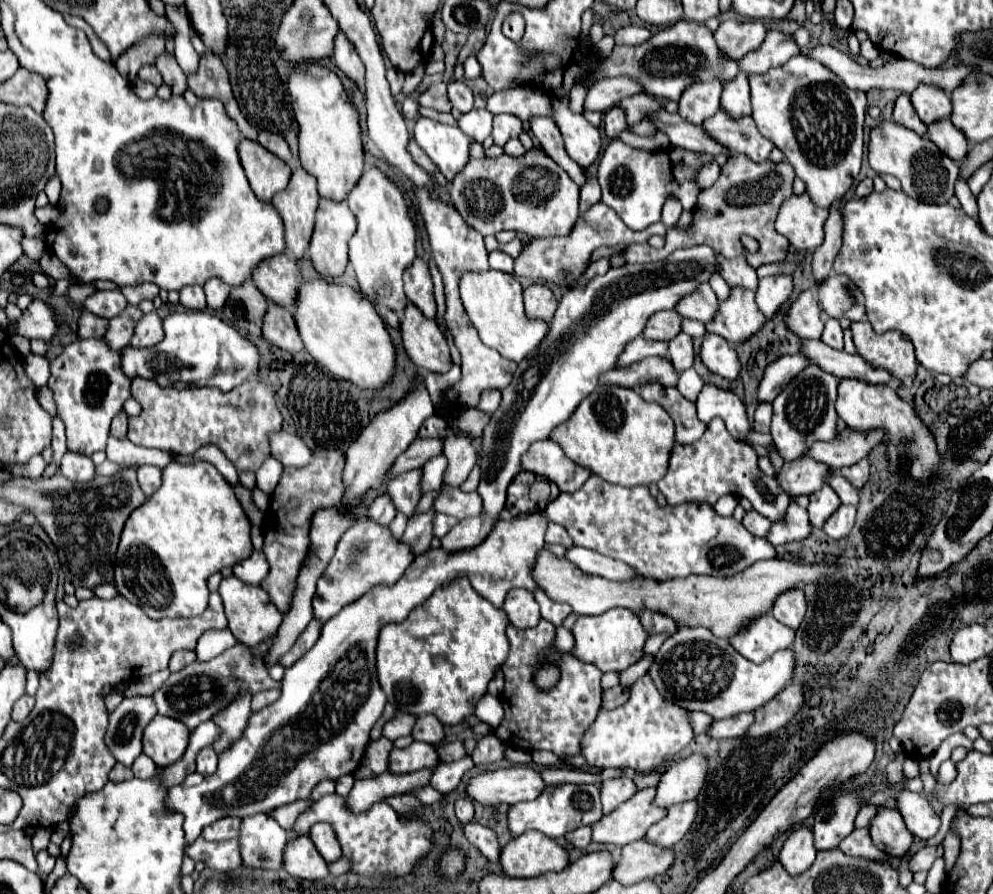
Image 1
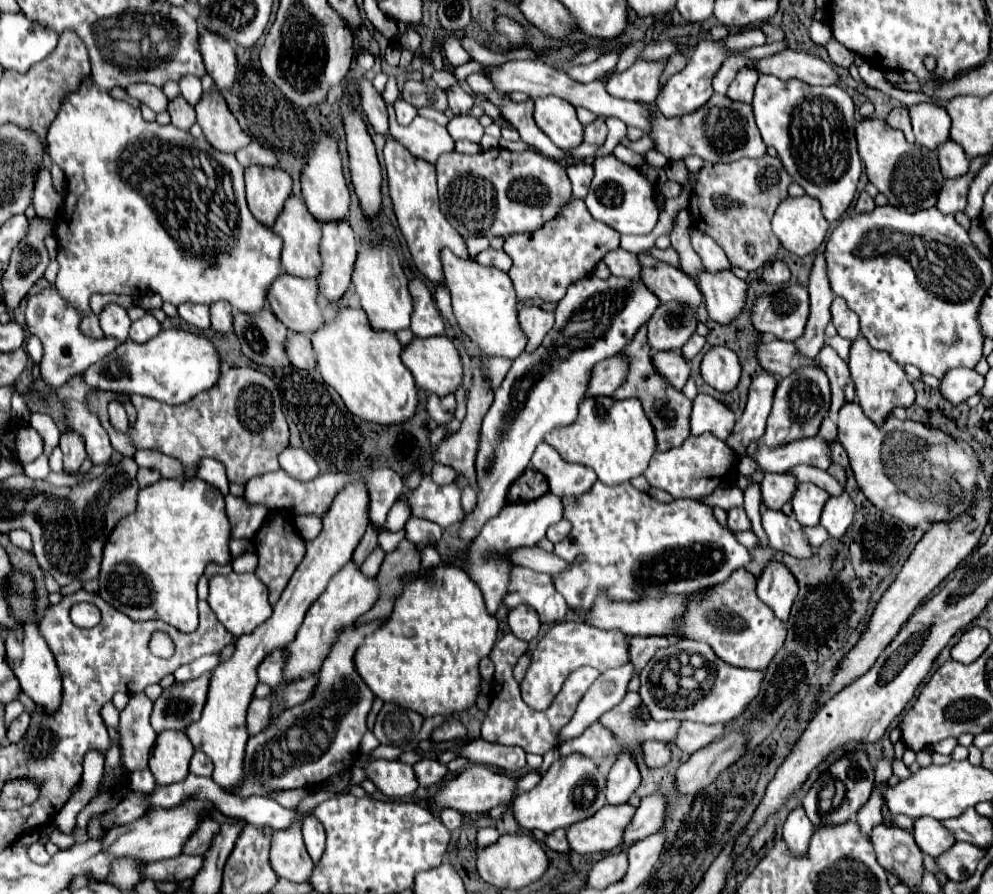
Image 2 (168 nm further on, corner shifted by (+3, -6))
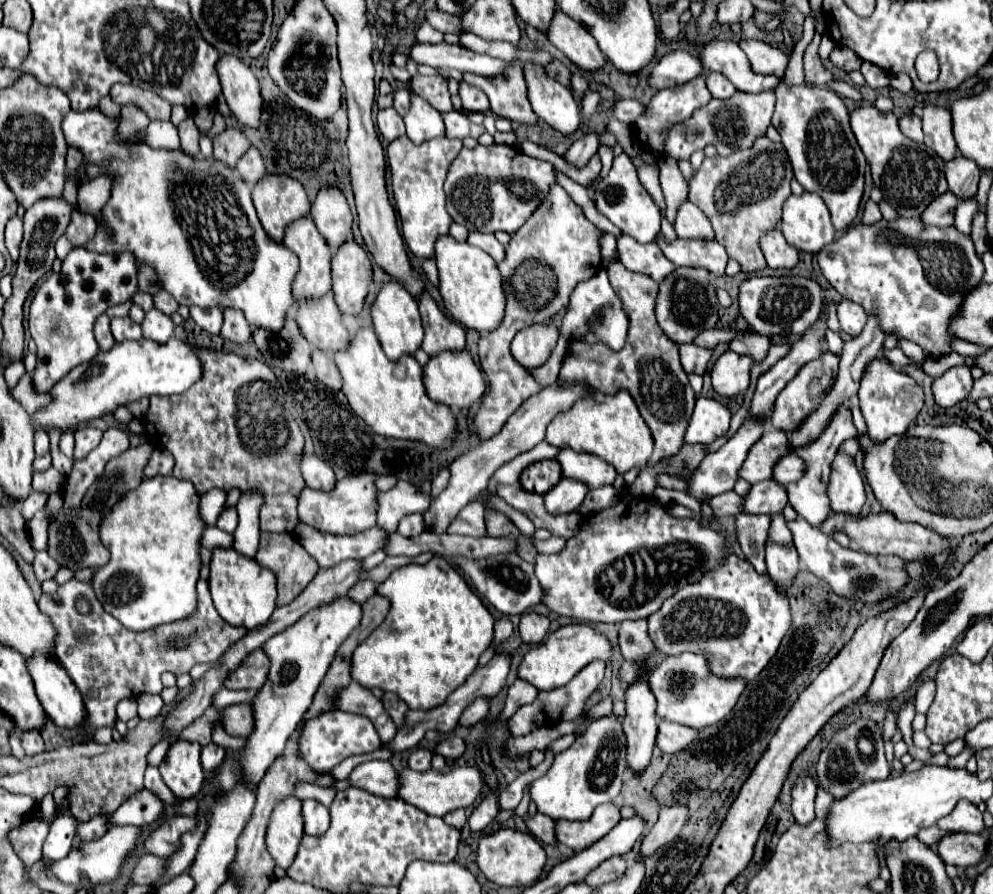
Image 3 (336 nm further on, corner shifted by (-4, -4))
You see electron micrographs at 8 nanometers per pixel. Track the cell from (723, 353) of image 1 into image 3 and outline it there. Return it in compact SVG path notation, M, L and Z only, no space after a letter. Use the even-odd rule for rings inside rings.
M725 351L715 361L711 371L713 389L723 397L735 397L745 393L749 387L751 365L753 365L753 359L747 359L733 351Z

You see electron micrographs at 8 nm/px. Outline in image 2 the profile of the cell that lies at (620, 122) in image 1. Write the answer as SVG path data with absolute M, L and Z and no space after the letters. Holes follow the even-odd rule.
M600 117L594 123L584 125L584 141L586 143L602 145L606 141L606 135L608 135L608 127L606 127L604 119L600 119Z

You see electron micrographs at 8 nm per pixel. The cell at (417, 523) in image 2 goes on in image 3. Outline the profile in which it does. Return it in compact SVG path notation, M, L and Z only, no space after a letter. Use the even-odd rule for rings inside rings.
M407 515L399 521L397 531L405 537L415 537L419 533L423 533L423 517L421 515Z

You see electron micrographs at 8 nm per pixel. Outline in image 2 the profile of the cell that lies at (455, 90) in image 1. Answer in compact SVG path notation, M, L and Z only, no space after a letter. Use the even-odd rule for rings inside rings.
M460 85L450 87L450 89L446 91L446 95L448 95L448 107L452 109L454 115L464 115L464 113L468 113L470 107L474 105L474 97L472 97L466 89L462 89Z

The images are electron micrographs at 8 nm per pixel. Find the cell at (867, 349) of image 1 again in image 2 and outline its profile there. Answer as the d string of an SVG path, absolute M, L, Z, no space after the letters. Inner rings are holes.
M856 337L852 341L850 347L850 377L852 383L856 387L856 397L858 403L862 405L864 413L876 423L880 425L884 421L884 417L888 413L892 413L894 405L902 405L902 407L910 407L914 403L914 387L906 377L906 371L902 365L898 365L896 361L892 361L892 357L888 357L888 353L880 353L876 349L872 349L868 345L866 337Z

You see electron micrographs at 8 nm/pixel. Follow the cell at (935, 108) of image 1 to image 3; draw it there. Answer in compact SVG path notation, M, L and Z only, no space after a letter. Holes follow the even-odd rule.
M925 105L923 107L923 133L925 145L931 147L941 159L951 161L957 157L957 143L951 133L951 113L945 107Z

